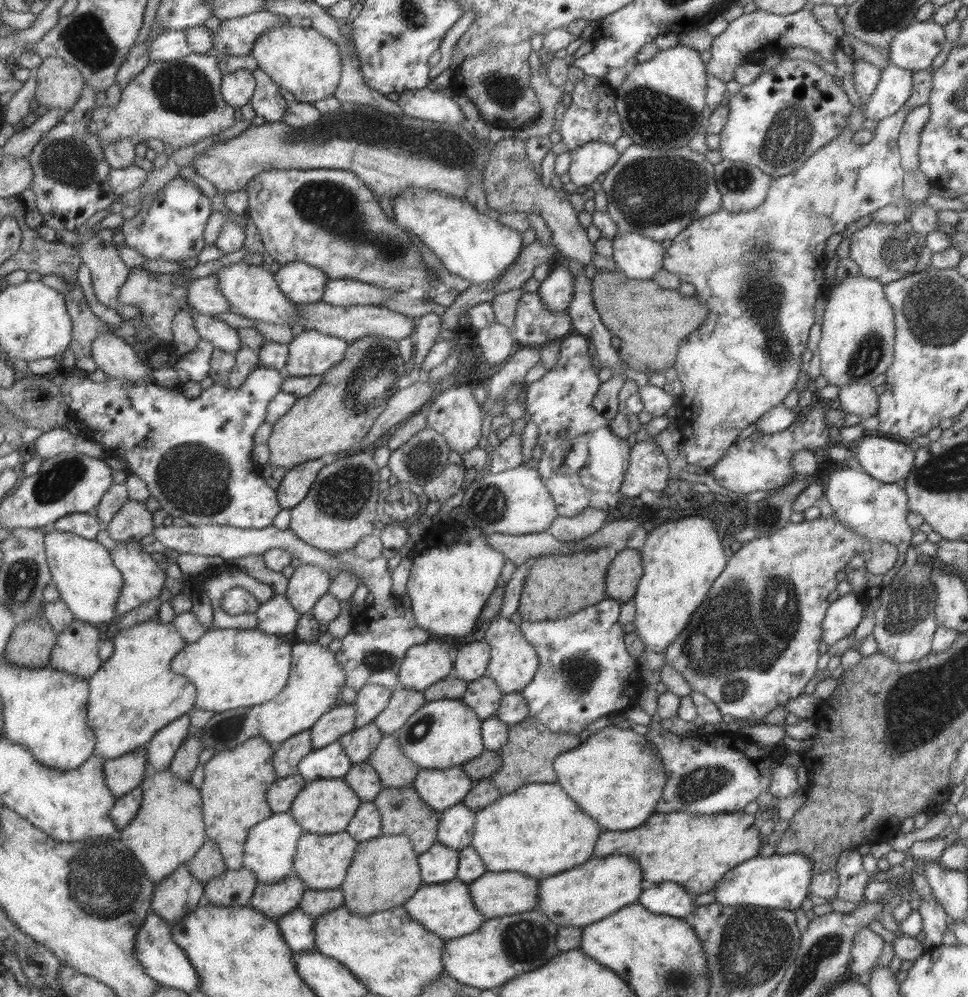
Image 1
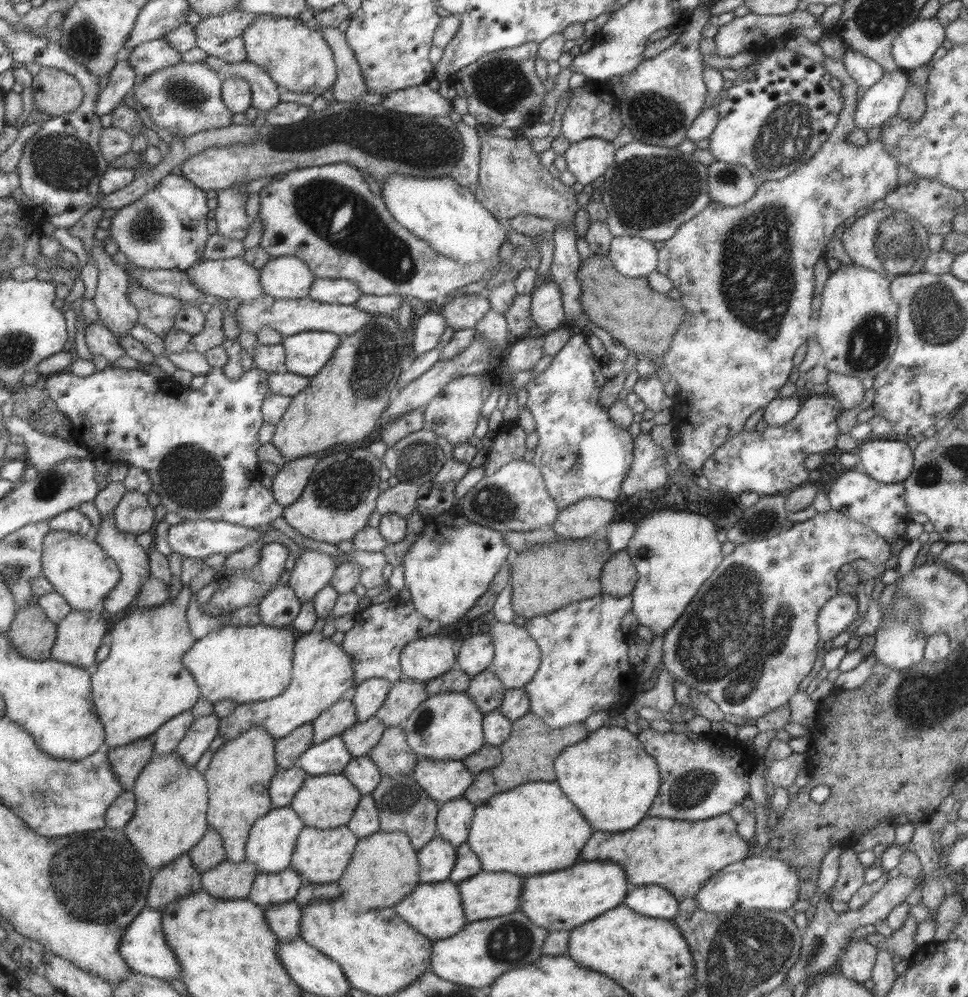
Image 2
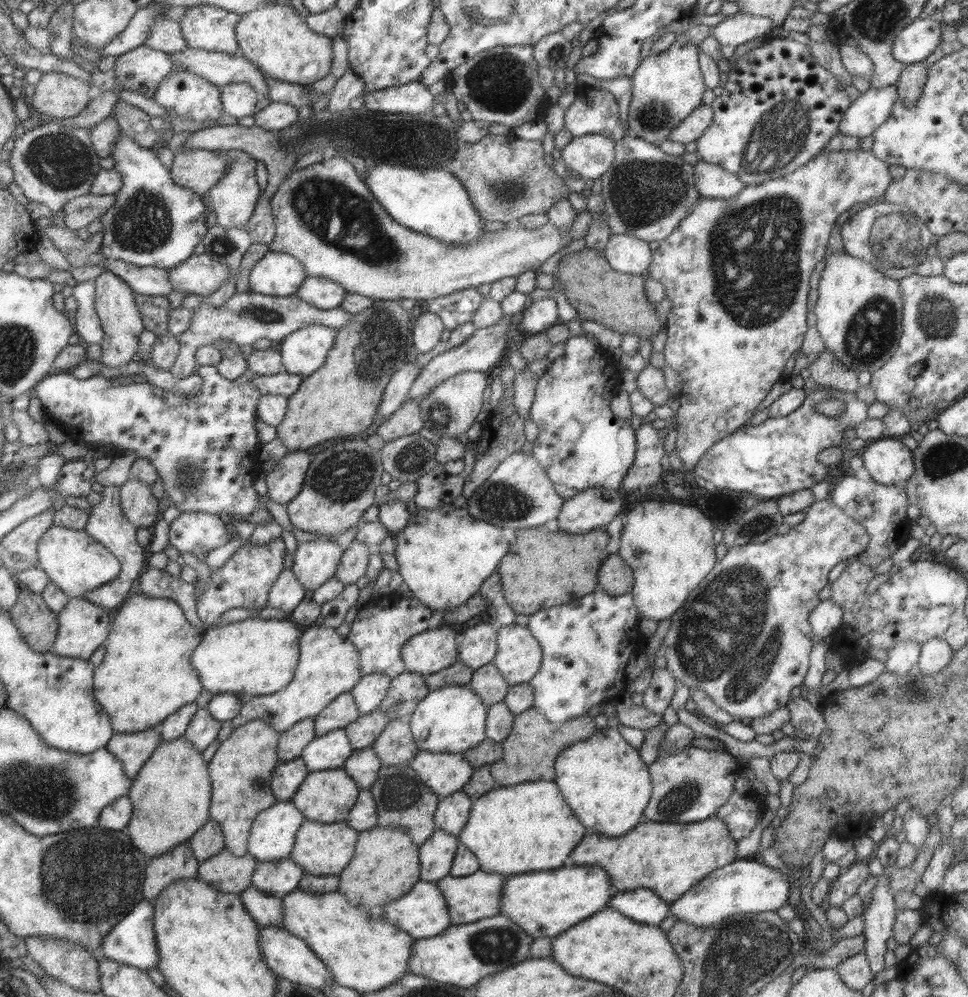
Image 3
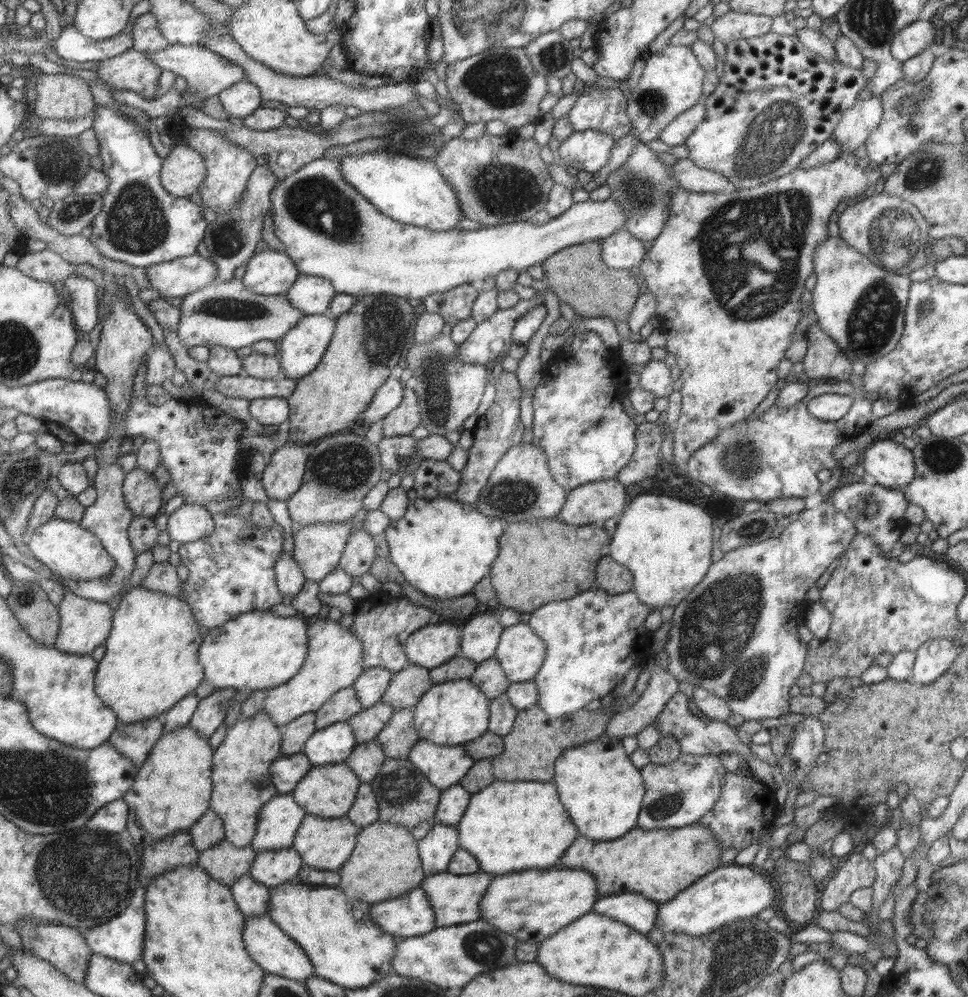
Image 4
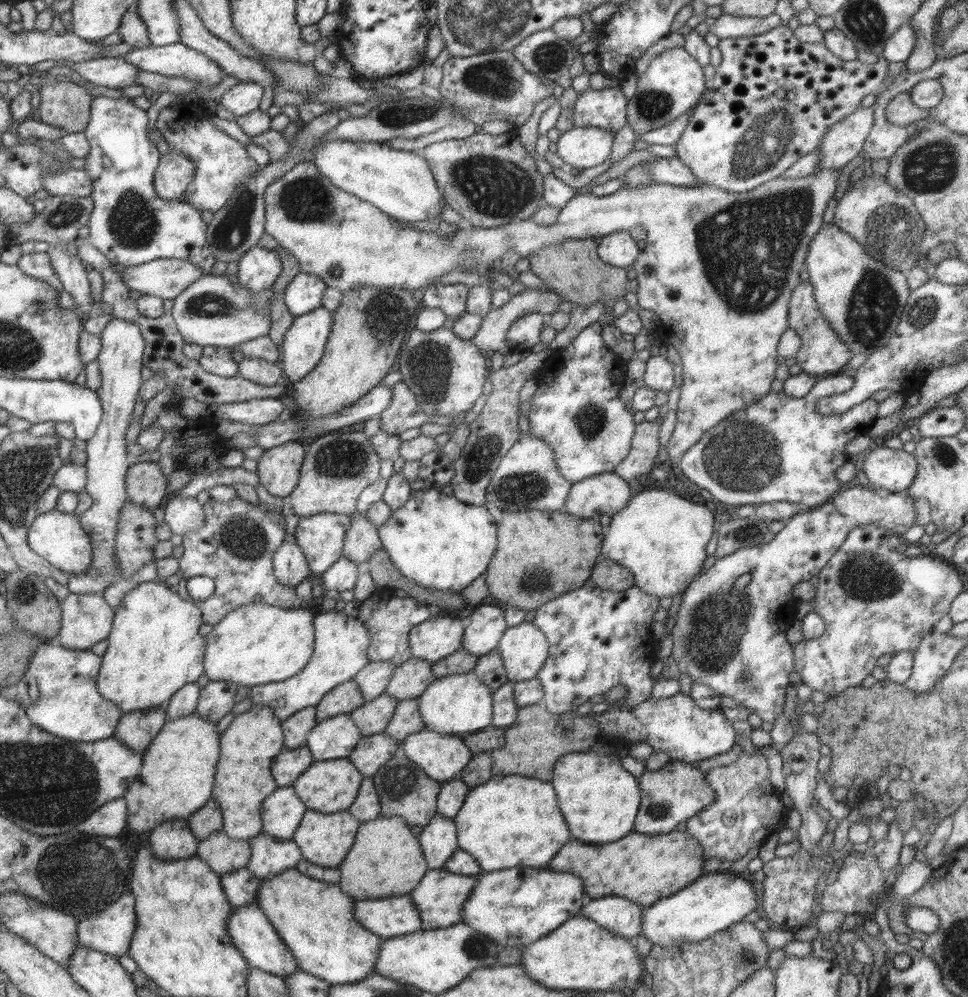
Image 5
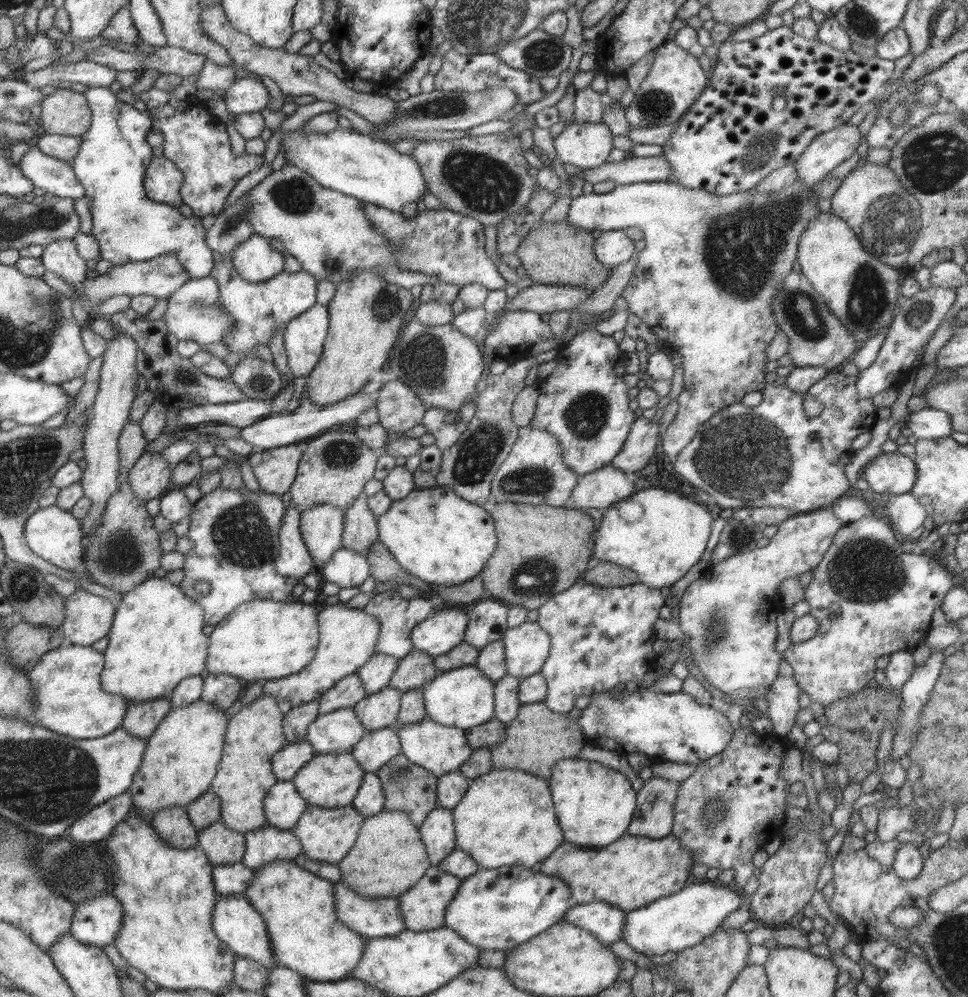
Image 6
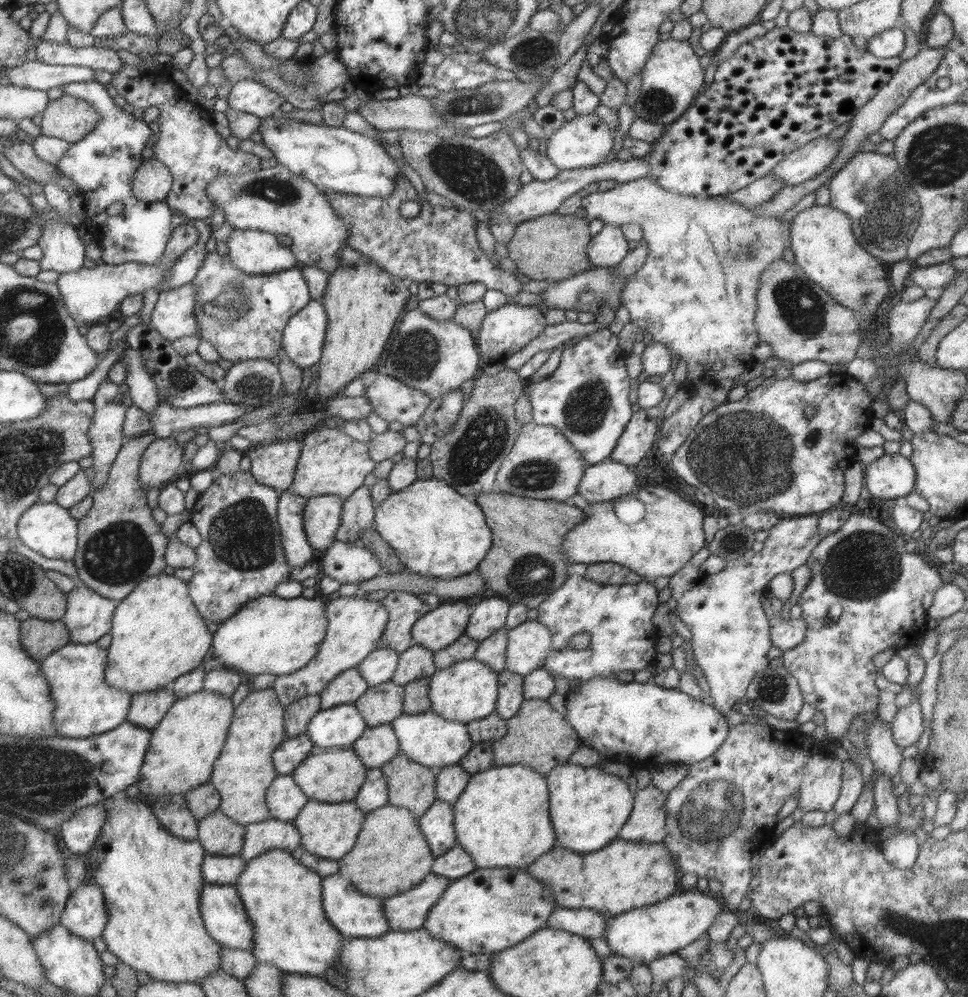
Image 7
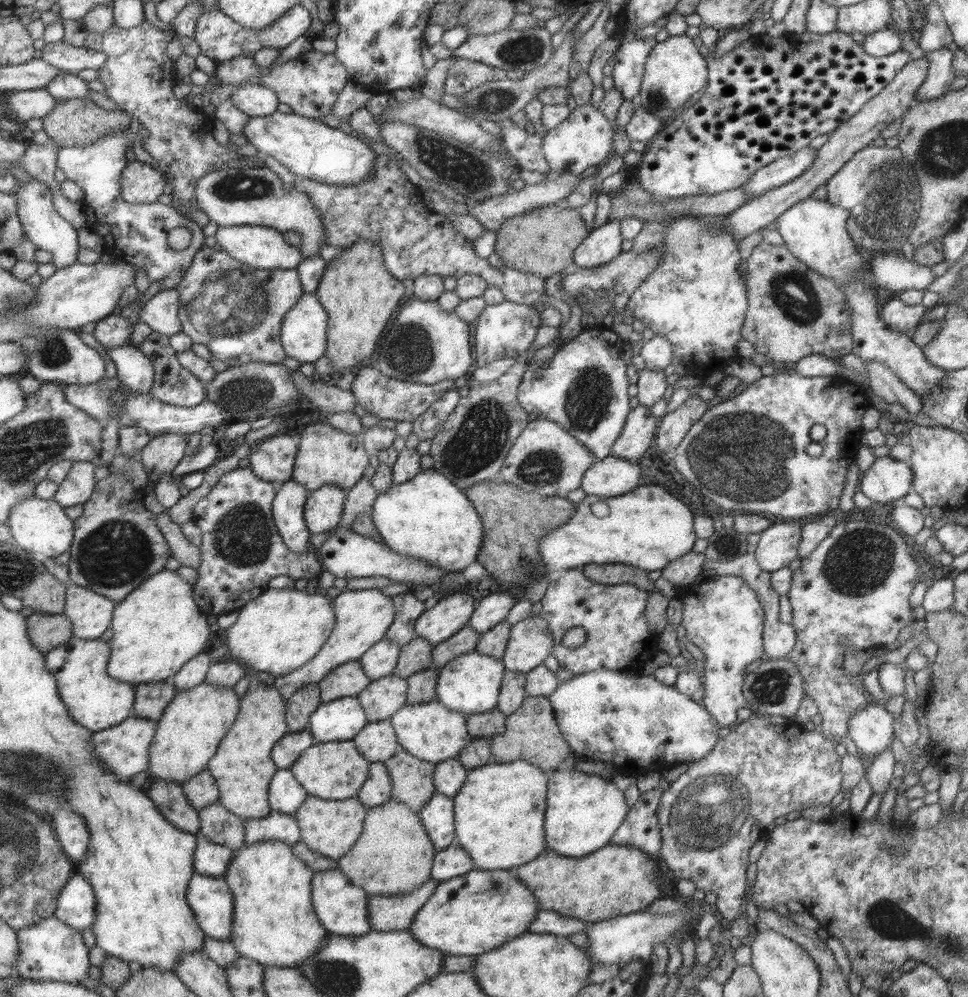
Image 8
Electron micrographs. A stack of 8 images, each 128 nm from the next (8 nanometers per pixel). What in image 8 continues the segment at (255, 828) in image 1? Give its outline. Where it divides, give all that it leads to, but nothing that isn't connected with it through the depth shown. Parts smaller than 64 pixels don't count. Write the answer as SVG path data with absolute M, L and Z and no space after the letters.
M276 769L268 782L268 805L270 810L293 815L307 798L306 790L295 780L289 769Z

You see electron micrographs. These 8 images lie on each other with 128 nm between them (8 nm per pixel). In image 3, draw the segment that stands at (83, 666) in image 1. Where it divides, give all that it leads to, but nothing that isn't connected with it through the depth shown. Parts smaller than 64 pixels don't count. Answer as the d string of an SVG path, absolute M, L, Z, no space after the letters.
M83 597L68 599L67 605L57 613L58 623L56 638L51 651L61 657L81 658L88 660L89 656L107 639L110 622L108 609L84 600Z

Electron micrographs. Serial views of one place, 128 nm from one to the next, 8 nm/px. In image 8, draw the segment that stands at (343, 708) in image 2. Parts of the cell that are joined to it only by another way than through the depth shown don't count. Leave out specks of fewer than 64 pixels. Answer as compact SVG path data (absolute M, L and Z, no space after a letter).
M349 660L329 670L317 686L320 689L321 703L335 701L345 696L356 697L361 690L366 689L370 680L361 670L360 661Z

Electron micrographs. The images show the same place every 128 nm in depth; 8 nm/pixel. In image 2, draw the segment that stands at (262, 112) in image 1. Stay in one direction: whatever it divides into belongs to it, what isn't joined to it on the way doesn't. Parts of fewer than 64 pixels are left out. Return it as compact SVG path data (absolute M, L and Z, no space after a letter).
M207 55L201 60L207 67L213 69L216 74L227 78L243 78L250 87L251 100L250 106L259 112L267 113L271 111L279 102L279 91L281 91L267 72L260 66L247 60L241 62L225 62L213 55Z

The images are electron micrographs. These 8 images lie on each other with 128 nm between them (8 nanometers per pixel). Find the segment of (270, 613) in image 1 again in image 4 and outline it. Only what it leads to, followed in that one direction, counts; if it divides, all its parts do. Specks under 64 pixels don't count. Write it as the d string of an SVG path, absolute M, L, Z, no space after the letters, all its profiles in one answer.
M283 551L274 565L274 578L276 588L286 601L293 599L301 591L305 582L292 554L285 554Z

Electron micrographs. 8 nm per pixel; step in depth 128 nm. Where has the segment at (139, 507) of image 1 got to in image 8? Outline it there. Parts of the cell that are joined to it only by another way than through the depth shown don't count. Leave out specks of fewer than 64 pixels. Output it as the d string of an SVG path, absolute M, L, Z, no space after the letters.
M161 434L150 437L149 442L143 447L140 462L149 474L170 474L177 462L183 458L185 447L189 440L183 434Z

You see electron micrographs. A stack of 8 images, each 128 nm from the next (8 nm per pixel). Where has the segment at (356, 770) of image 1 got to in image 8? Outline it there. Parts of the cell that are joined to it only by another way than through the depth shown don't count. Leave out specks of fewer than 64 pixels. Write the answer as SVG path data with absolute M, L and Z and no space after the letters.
M389 718L369 722L352 738L355 748L365 760L385 762L400 748Z

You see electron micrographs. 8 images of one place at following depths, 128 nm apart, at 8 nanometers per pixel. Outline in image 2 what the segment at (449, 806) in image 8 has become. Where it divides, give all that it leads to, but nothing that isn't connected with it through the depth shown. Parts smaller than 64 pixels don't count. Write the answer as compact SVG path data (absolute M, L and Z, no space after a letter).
M435 836L423 848L416 850L421 883L437 883L449 879L454 866L456 847Z

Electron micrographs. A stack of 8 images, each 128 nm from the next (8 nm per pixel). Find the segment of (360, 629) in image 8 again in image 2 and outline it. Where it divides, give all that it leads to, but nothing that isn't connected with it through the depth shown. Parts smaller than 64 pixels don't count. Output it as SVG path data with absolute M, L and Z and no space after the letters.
M310 631L294 642L291 678L283 693L270 700L235 705L229 715L219 719L217 736L232 740L253 726L261 726L271 738L283 738L297 726L313 722L323 710L349 694L352 685L353 668L345 650L321 632Z

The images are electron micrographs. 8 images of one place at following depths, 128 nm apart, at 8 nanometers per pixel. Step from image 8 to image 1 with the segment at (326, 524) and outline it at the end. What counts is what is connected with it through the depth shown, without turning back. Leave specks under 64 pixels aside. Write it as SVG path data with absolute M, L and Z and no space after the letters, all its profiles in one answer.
M299 565L294 568L288 579L287 591L284 596L288 604L301 614L312 610L317 600L327 593L330 584L326 571L315 566Z

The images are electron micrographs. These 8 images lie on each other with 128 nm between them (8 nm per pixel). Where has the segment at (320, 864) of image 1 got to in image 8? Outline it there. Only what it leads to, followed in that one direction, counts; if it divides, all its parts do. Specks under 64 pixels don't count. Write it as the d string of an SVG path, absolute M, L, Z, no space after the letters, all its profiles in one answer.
M308 794L293 816L298 824L302 843L321 856L337 860L353 846L353 842L359 837L366 812L367 807L363 806L356 796L343 800L323 800Z

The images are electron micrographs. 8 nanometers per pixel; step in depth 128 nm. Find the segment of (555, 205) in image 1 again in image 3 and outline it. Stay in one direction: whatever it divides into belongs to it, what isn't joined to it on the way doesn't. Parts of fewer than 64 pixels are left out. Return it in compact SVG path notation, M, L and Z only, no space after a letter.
M511 131L505 136L487 133L473 144L459 143L445 168L461 181L473 209L483 222L512 224L527 215L547 213L557 200L569 196L569 188L565 181L551 169L551 166L545 164L543 155L540 141L516 139Z

